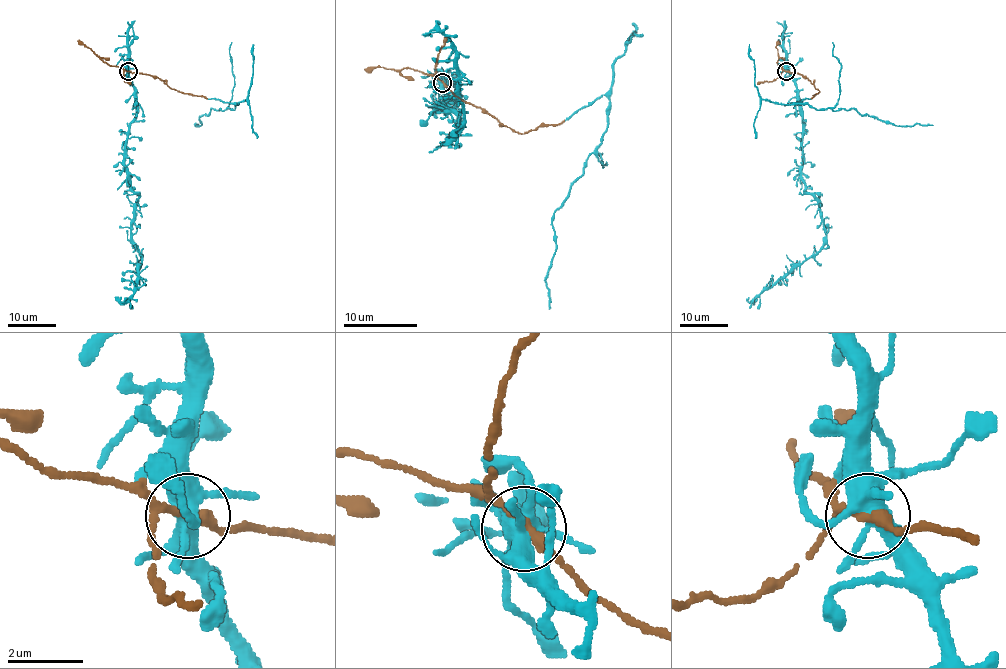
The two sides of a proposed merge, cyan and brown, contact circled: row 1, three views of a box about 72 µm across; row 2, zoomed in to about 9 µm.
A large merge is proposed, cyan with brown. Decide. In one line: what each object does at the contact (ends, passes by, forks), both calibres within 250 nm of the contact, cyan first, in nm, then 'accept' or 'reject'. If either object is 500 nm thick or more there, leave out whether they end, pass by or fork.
cyan forks there; brown passes by; 460 nm thick on the cyan side, 240 nm on the other; accept

